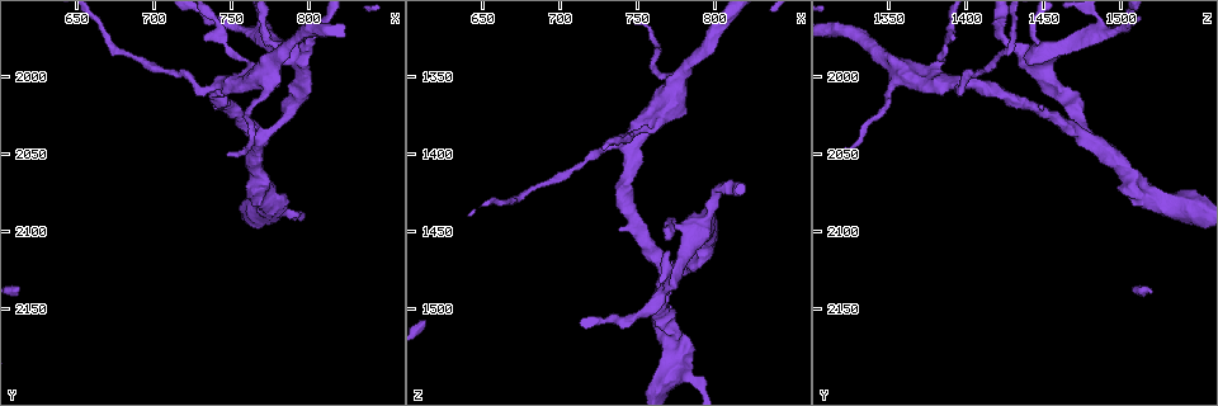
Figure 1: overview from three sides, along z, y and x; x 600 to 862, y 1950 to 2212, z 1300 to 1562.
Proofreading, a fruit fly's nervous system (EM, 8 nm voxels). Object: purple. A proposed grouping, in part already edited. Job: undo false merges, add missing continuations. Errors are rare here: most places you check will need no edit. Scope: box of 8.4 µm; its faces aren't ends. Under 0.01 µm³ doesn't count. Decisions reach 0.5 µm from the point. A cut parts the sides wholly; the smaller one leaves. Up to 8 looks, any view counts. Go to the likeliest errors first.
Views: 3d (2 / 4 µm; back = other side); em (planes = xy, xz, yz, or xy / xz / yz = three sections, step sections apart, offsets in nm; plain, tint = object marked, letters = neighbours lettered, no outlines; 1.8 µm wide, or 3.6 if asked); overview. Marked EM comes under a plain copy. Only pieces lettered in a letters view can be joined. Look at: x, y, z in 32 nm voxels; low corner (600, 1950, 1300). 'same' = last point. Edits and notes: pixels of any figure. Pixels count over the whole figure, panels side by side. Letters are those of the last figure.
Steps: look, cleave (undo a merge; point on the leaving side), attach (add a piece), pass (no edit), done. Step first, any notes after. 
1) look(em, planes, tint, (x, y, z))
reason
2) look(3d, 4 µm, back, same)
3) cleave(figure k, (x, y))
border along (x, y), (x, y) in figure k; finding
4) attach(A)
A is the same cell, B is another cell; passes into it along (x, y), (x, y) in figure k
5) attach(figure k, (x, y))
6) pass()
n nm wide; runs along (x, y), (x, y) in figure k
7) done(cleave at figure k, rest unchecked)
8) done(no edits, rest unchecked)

look(3d, 4 µm, (792, 1990, 1450))
sudden change in width

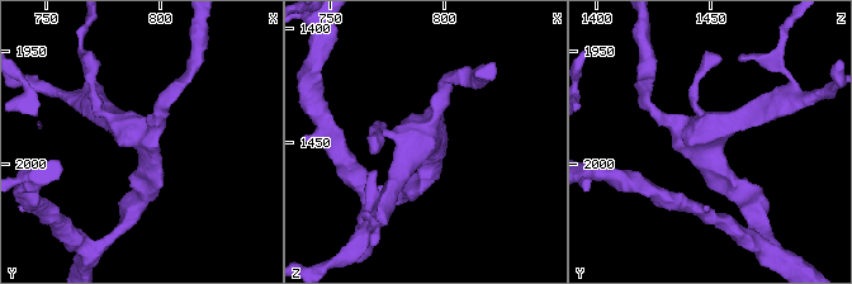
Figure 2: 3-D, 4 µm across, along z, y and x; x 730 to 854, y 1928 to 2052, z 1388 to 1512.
look(em, planes, letters, (794, 1990, 1450))
4 arms

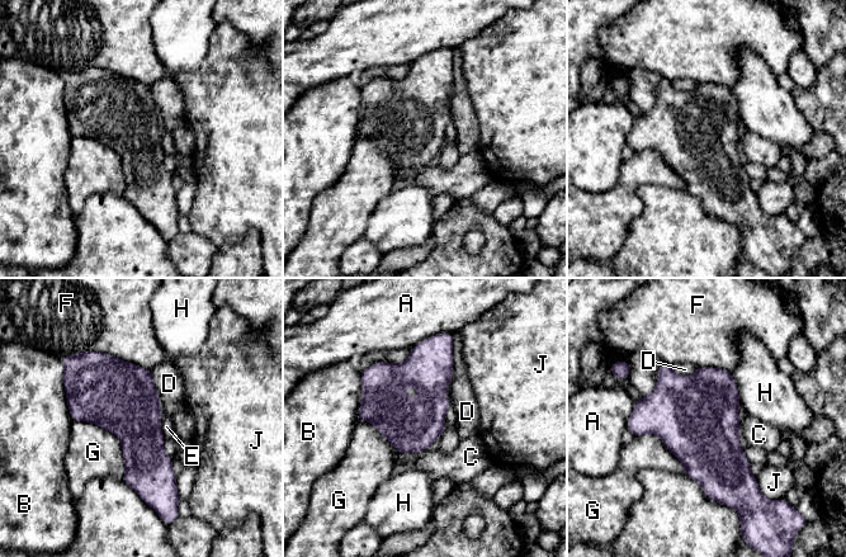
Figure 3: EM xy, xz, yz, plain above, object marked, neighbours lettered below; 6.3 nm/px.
pass()
G touches over 500 nm; A, B, C, D, E, F, G, H and J are other cells; all the same neuron

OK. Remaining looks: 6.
look(em, yz, step 4, tint, (768, 2038, 1476))
three arms meet

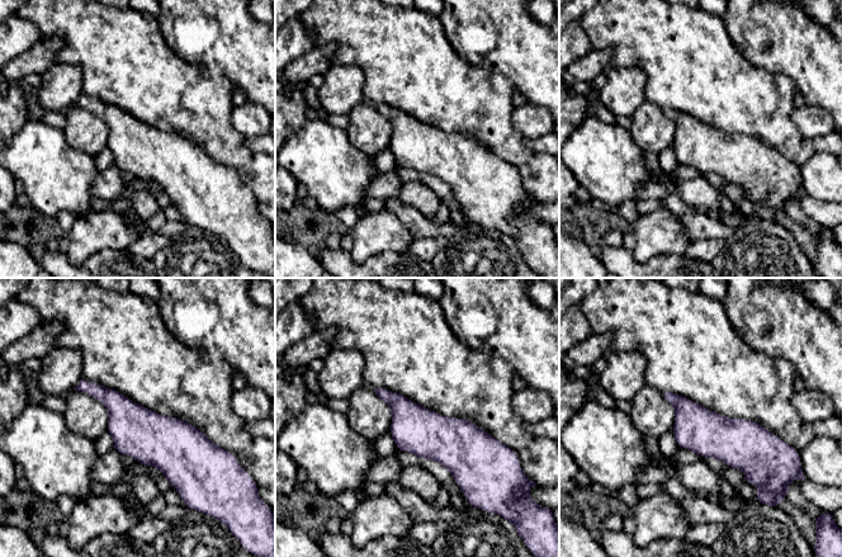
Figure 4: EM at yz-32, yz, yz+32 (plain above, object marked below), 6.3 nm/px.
look(em, planes, letters, same)
another direction

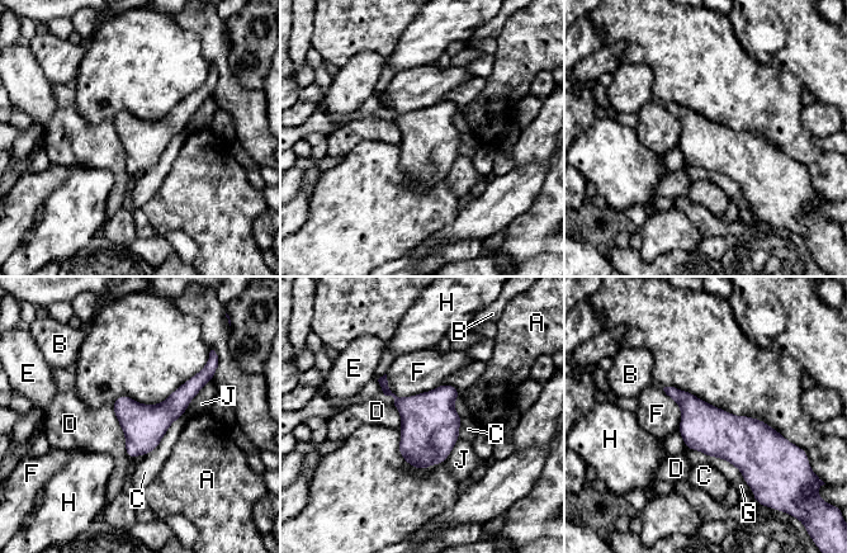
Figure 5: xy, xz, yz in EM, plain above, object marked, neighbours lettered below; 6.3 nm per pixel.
pass()
A, B, C, D, E, F, G, H and J are other cells; border along (110, 405), (131, 461) in figure 5; one neuron here

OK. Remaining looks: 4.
look(em, 3.6 µm, planes, letters, (780, 2088, 1542))
three-way junction

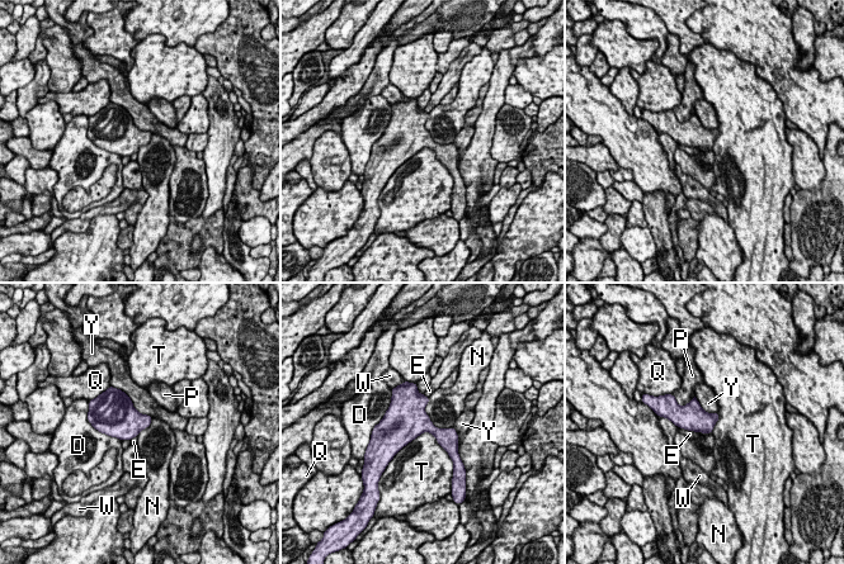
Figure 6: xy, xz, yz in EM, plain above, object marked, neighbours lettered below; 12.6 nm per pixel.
pass()
D, E, N, P, Q, T, W and Y are other cells; border along (428, 397), (429, 420), (452, 427) in figure 6; one neuron here

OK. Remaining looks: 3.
done(no edits, rest unchecked)

